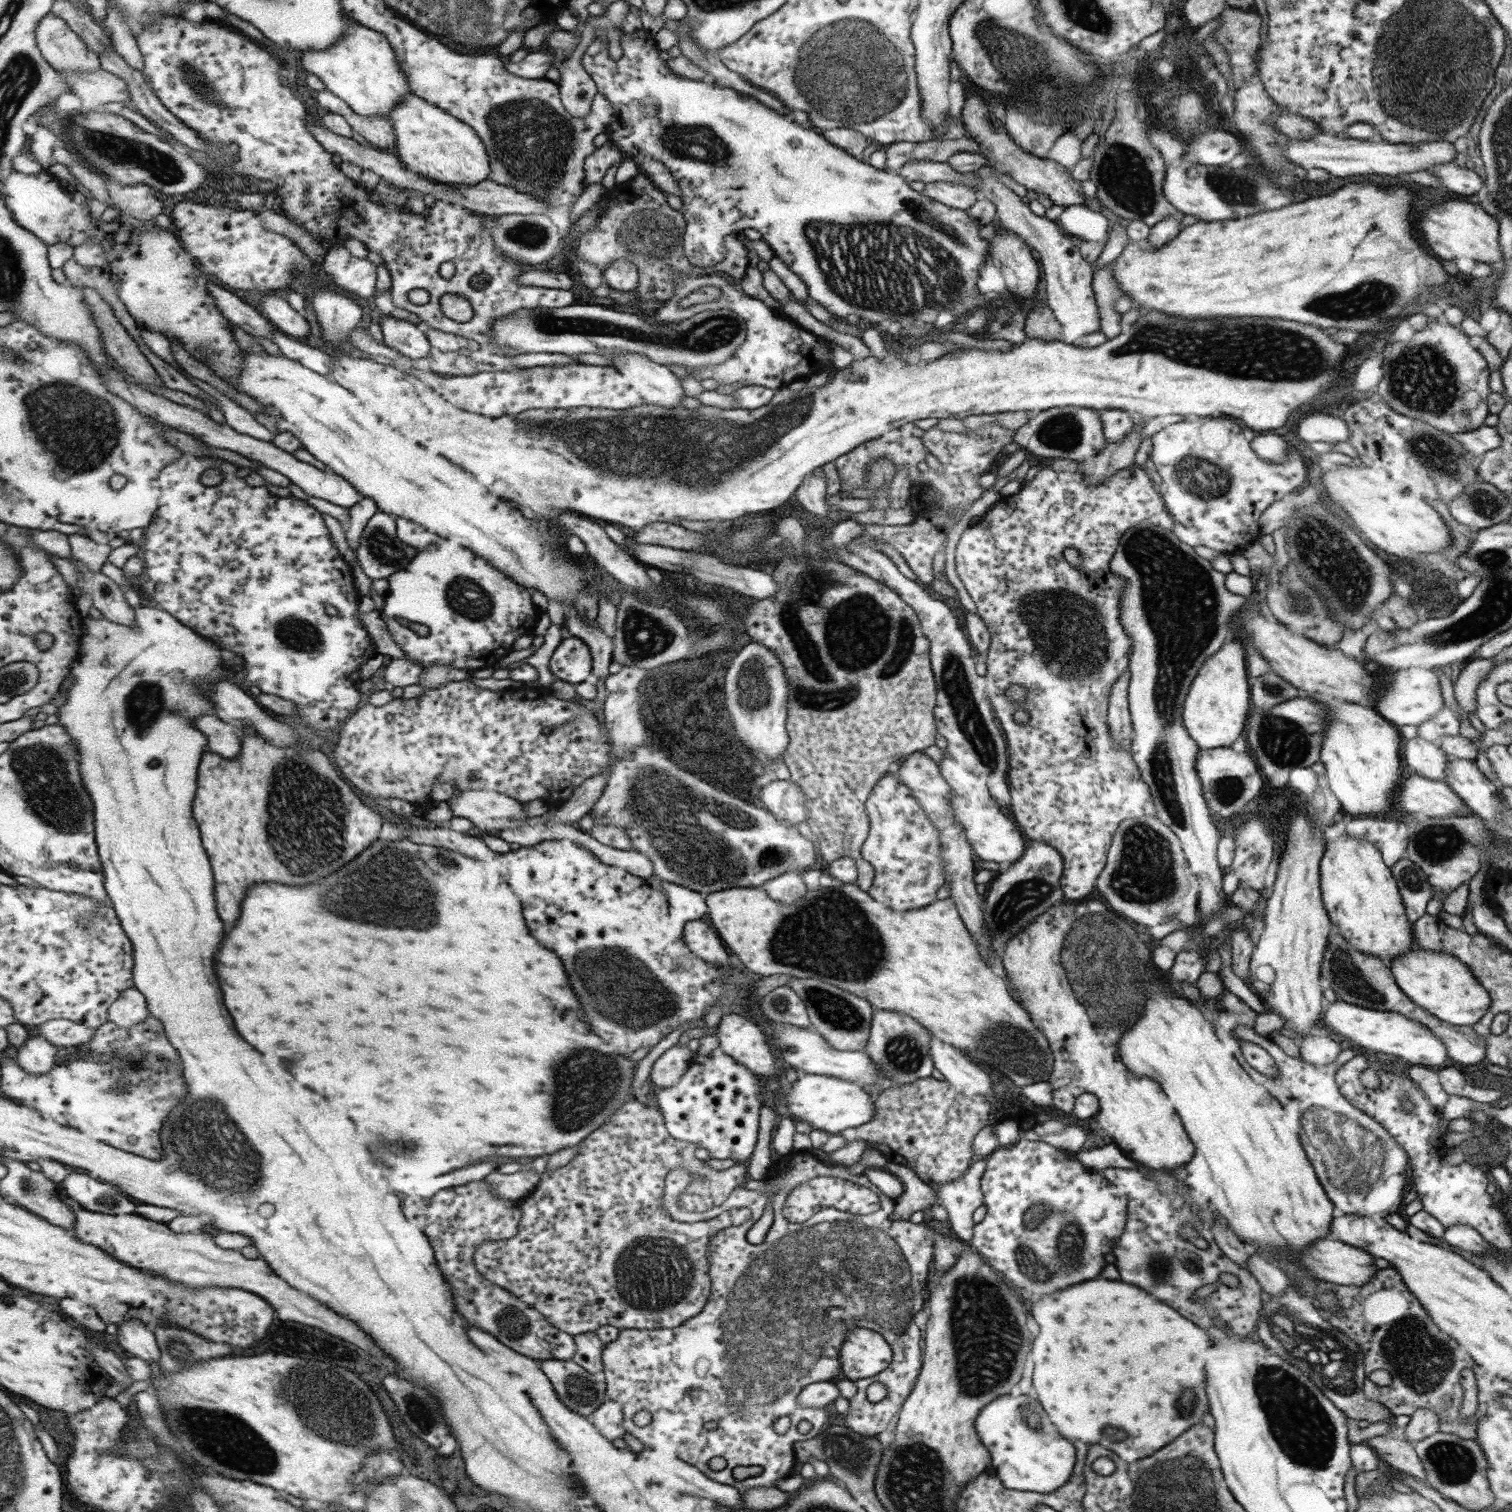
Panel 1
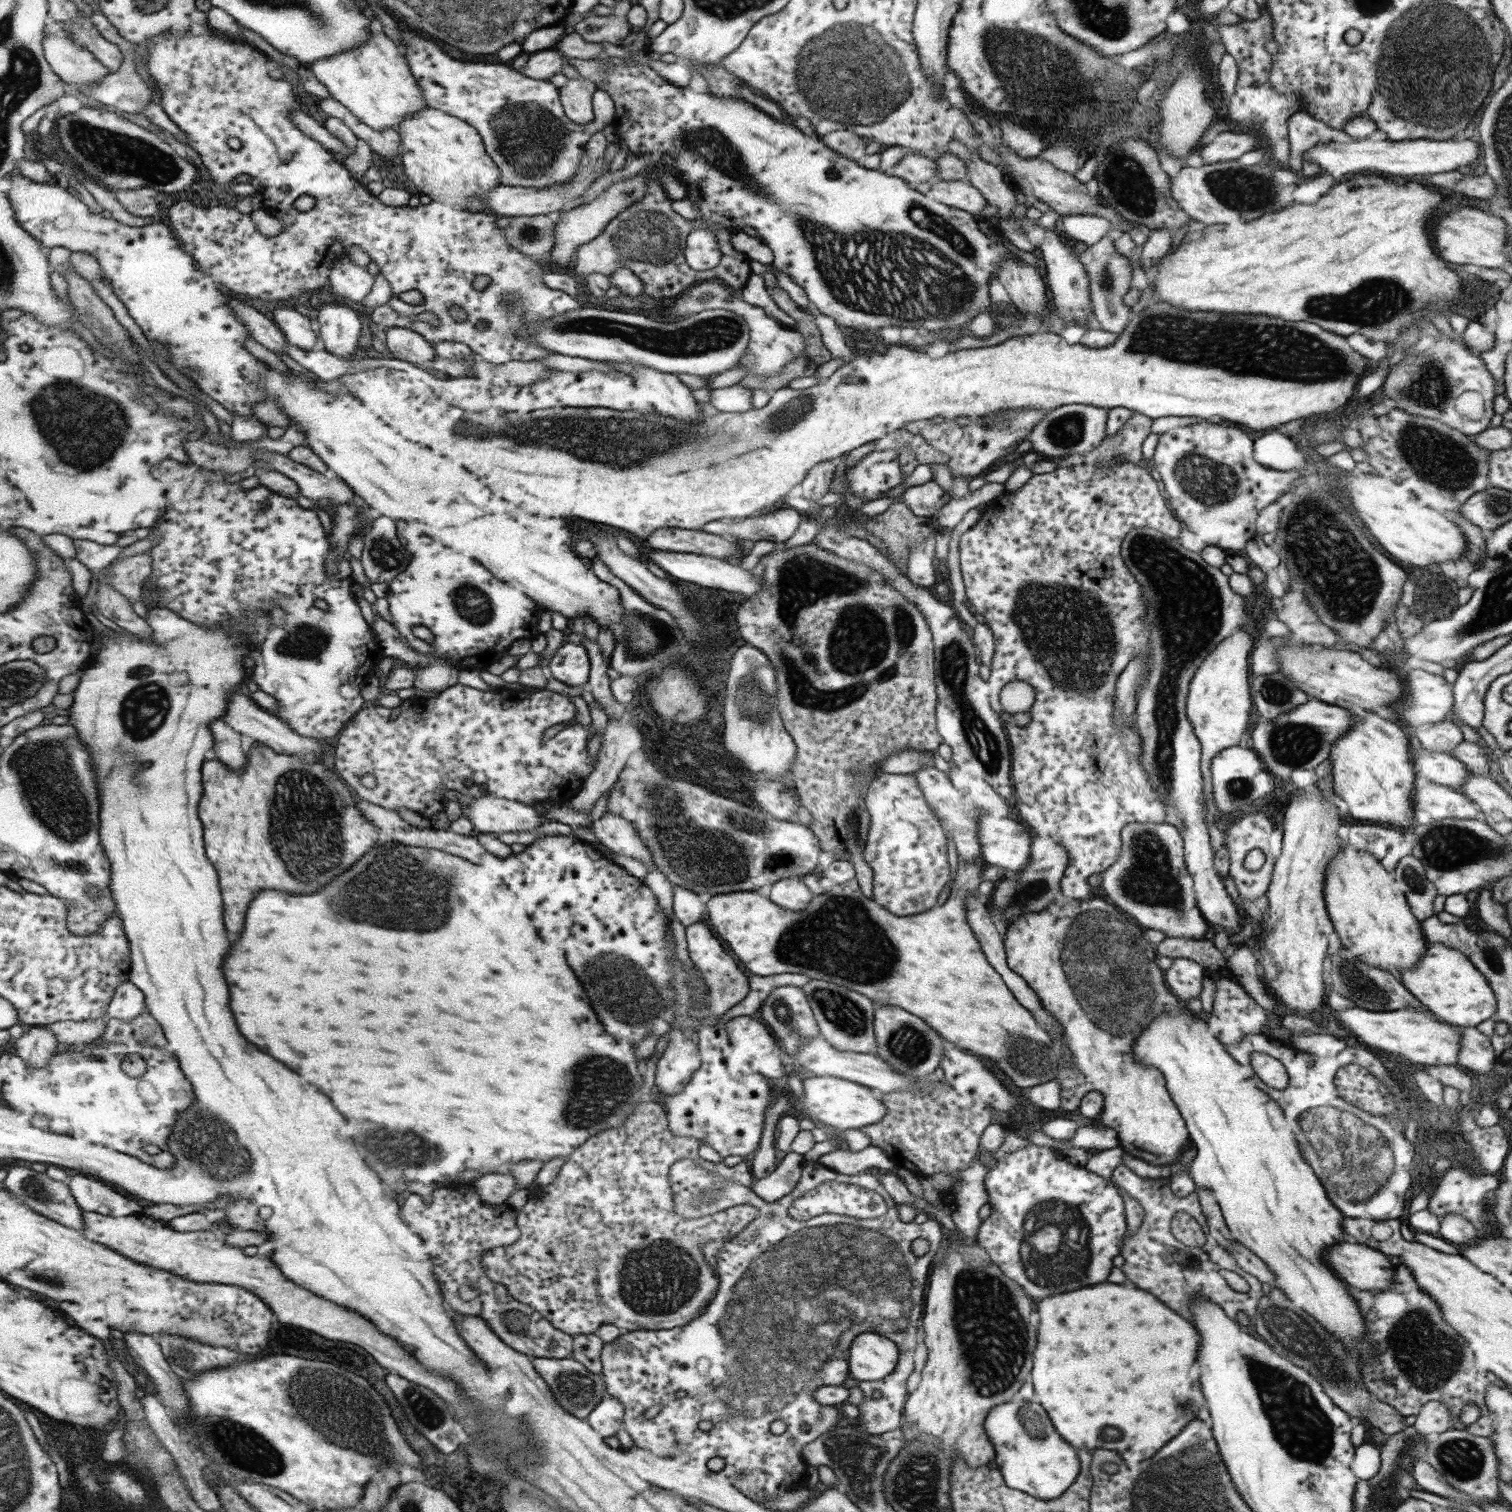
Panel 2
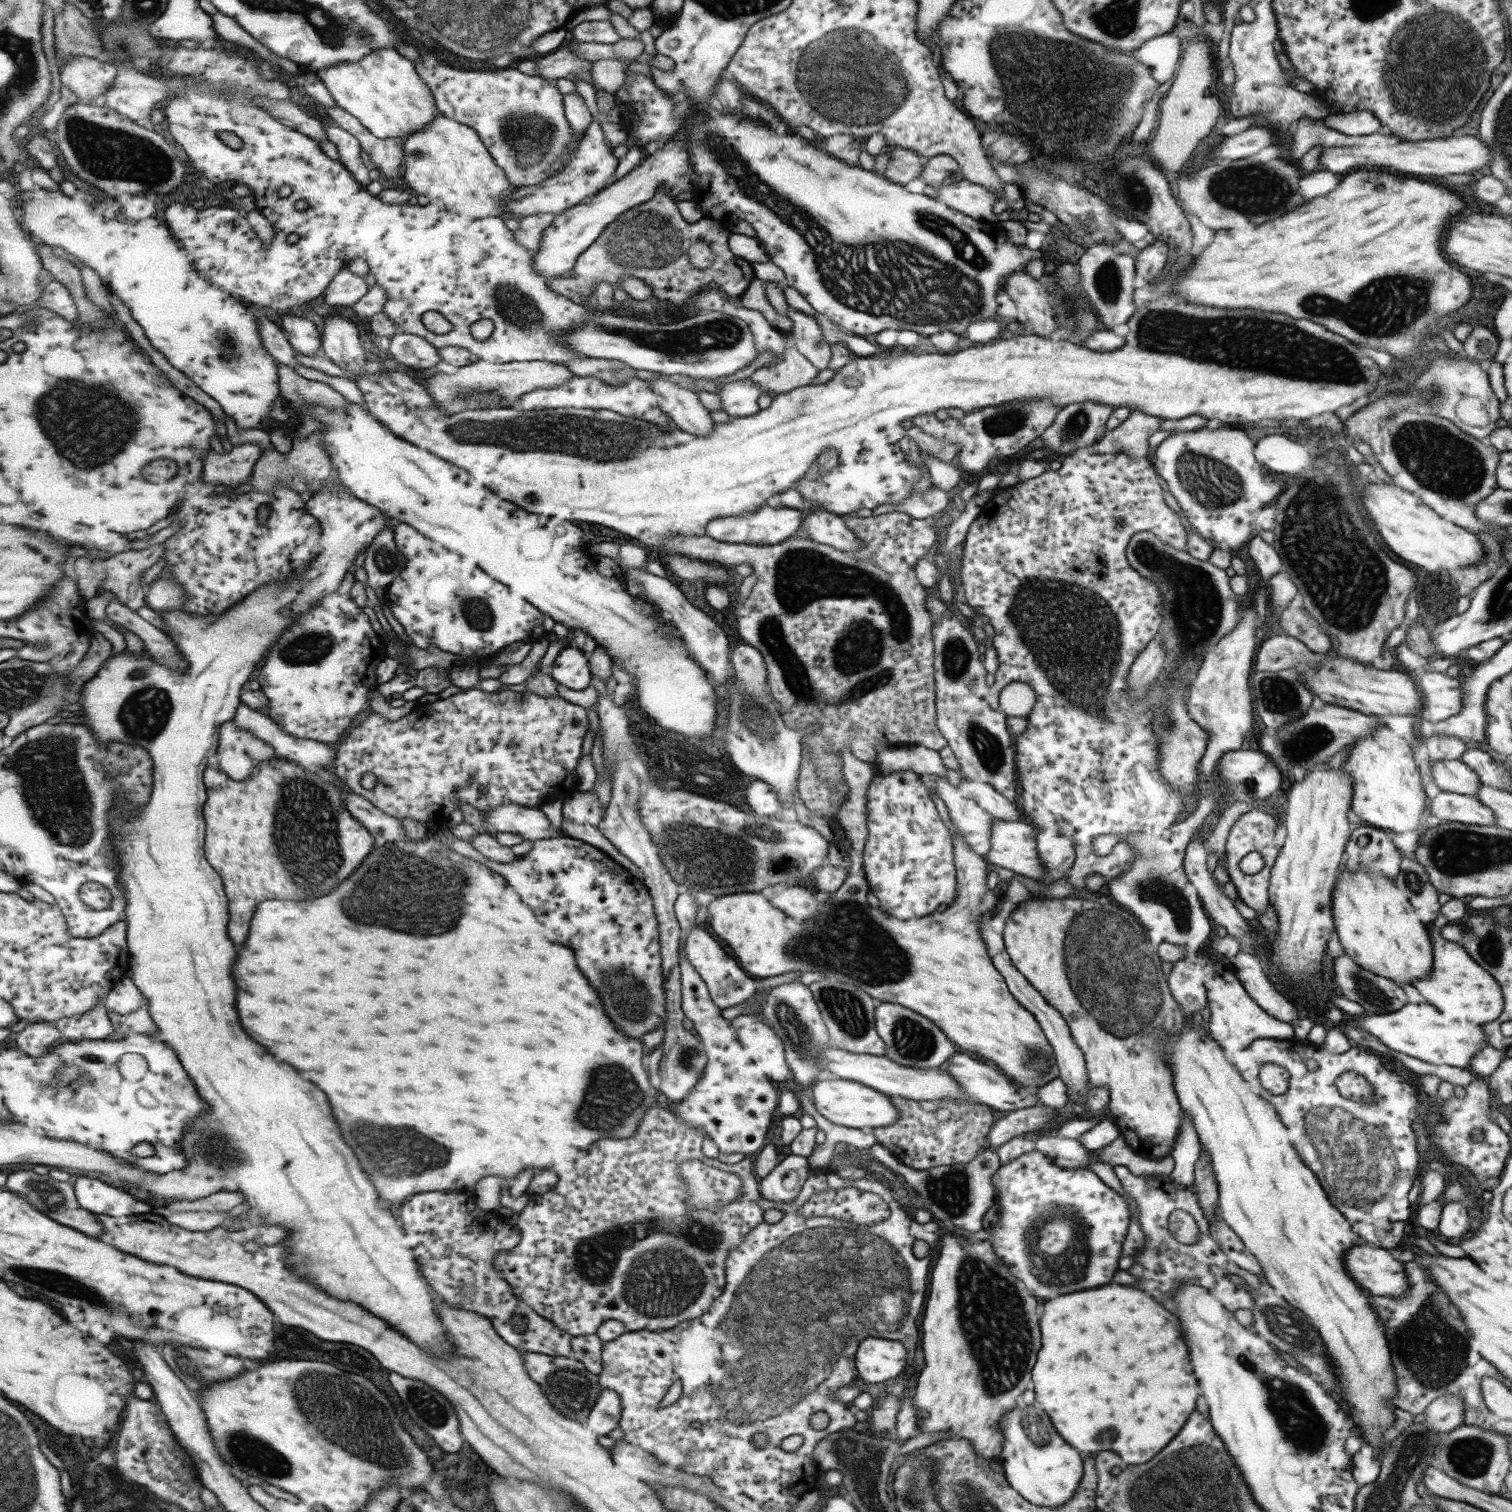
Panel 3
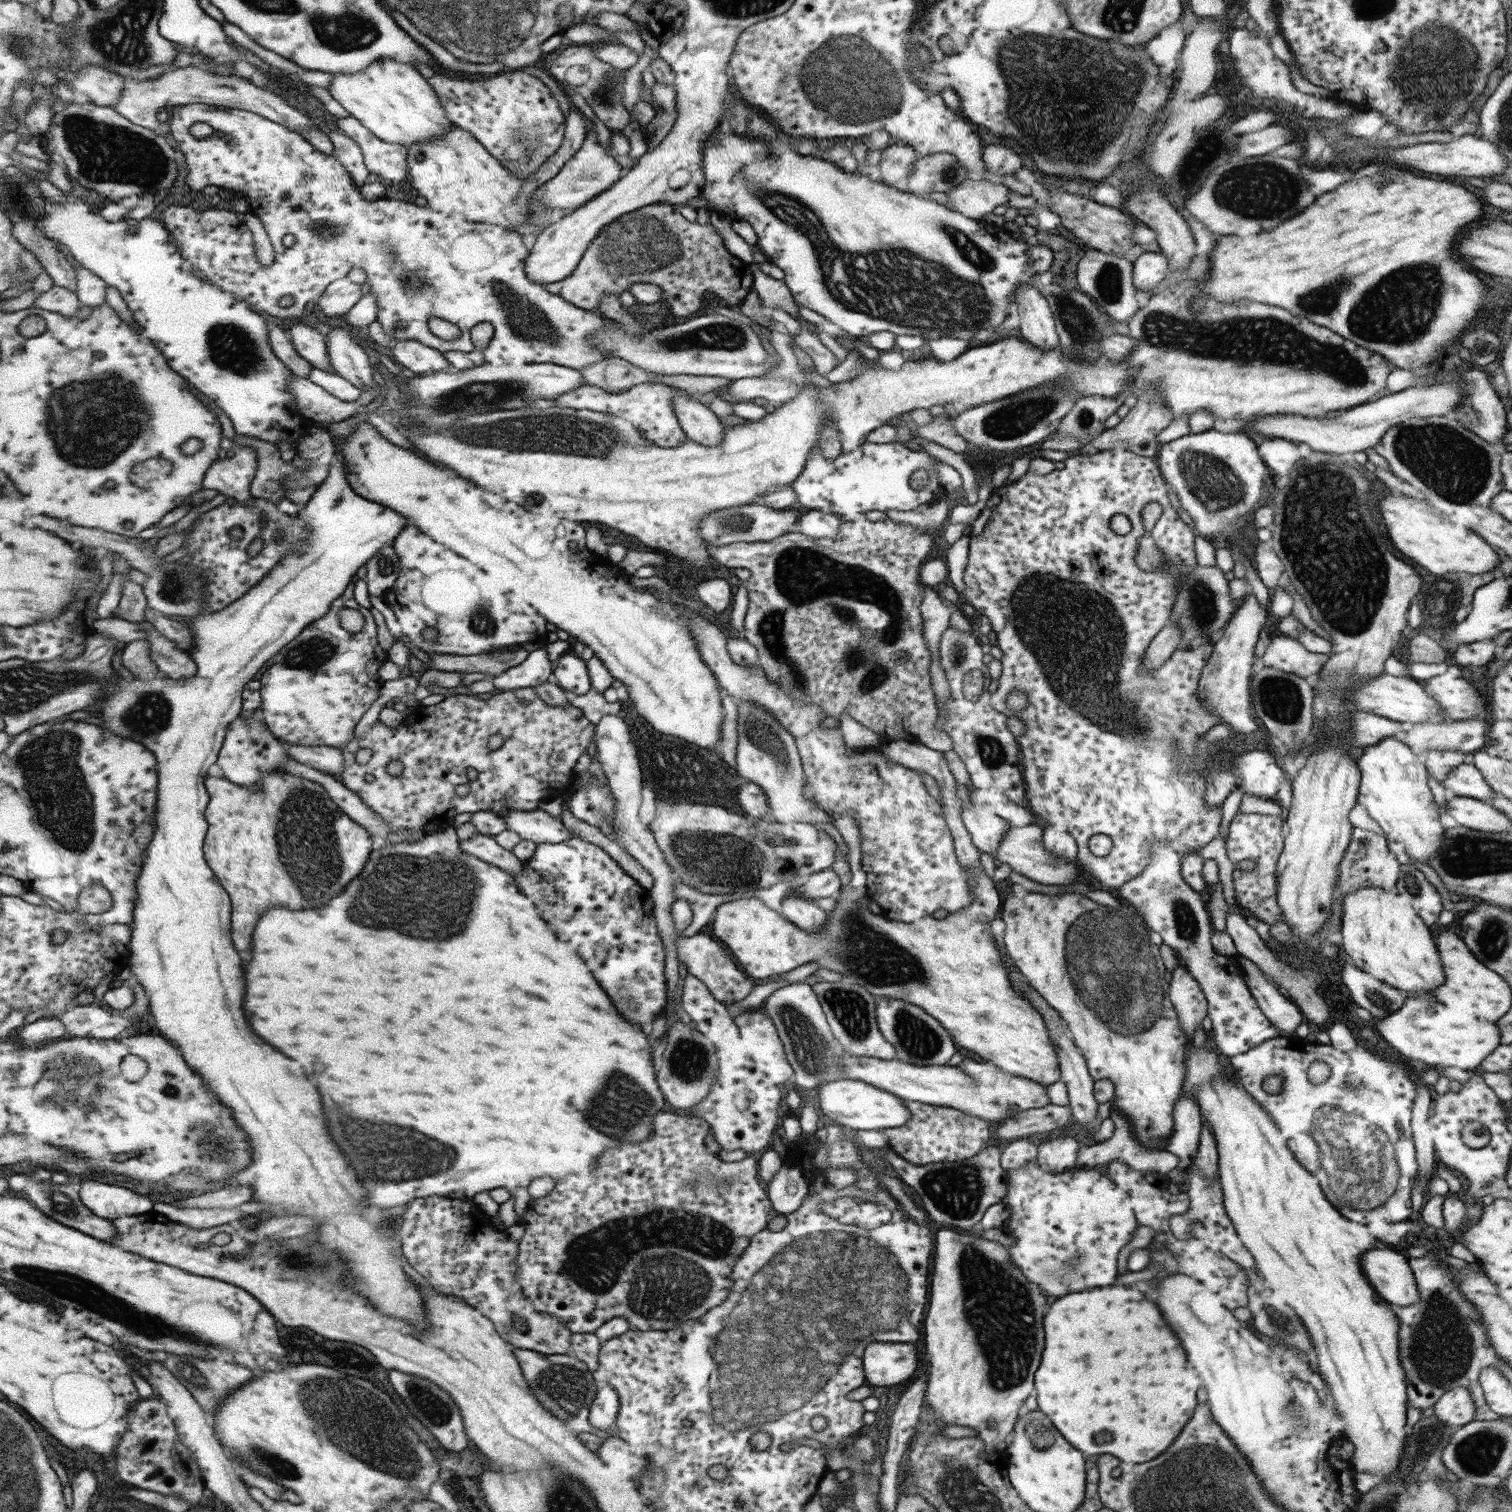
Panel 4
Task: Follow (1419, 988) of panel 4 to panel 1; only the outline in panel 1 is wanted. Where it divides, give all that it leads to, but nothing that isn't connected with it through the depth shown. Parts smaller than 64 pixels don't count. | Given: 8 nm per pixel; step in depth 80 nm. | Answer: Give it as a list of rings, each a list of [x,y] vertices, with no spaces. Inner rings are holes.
[[[1345,833],[1324,844],[1324,851],[1318,864],[1320,874],[1320,897],[1329,920],[1336,924],[1339,934],[1355,950],[1376,957],[1383,956],[1390,968],[1390,960],[1415,949],[1412,938],[1412,923],[1404,913],[1402,897],[1398,893],[1396,880],[1385,866],[1380,852],[1368,840],[1356,839]]]

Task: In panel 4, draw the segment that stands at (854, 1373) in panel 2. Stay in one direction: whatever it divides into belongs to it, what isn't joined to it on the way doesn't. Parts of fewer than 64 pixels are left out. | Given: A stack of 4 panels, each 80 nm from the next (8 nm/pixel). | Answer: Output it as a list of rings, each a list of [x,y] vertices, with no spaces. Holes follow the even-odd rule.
[[[869,1343],[861,1353],[864,1380],[869,1386],[891,1386],[907,1380],[915,1368],[915,1348],[910,1343]]]

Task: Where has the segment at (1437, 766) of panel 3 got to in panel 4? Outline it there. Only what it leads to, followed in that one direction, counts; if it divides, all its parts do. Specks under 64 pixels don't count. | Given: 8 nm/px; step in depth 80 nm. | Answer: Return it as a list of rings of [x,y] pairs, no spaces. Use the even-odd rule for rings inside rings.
[[[1458,764],[1446,775],[1447,778],[1443,780],[1443,789],[1448,795],[1487,801],[1495,794],[1473,764]]]

